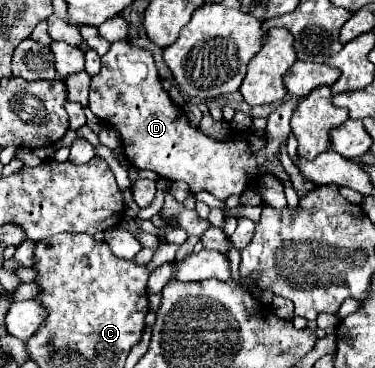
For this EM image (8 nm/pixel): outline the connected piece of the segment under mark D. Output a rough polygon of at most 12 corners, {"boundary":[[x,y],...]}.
{"boundary":[[111,43],[89,109],[127,161],[221,201],[273,173],[297,101],[227,143],[193,127],[151,51]]}

